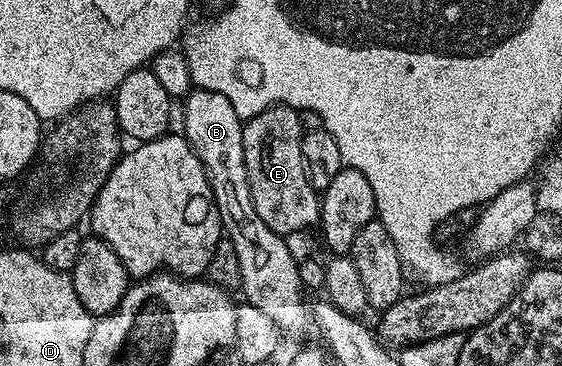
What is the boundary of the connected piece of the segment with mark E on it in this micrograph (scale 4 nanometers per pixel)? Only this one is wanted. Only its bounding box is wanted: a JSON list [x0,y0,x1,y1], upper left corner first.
[243,105,321,235]

